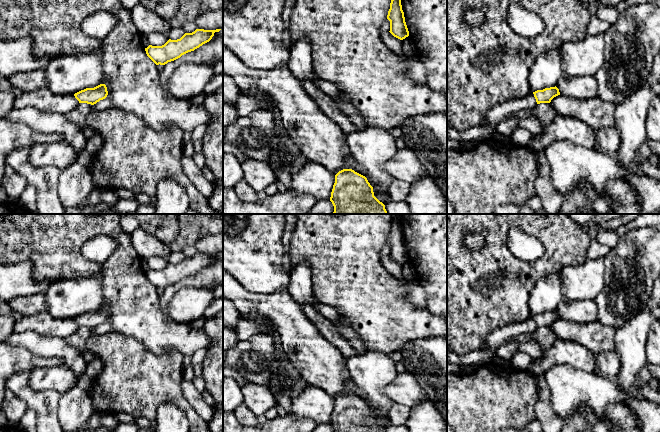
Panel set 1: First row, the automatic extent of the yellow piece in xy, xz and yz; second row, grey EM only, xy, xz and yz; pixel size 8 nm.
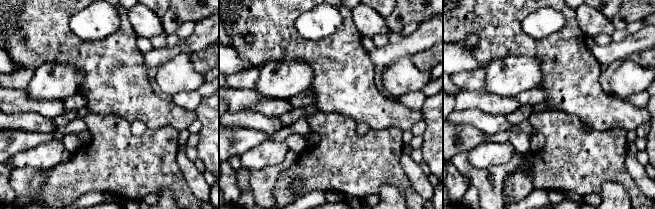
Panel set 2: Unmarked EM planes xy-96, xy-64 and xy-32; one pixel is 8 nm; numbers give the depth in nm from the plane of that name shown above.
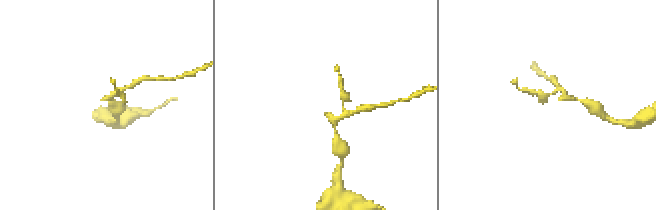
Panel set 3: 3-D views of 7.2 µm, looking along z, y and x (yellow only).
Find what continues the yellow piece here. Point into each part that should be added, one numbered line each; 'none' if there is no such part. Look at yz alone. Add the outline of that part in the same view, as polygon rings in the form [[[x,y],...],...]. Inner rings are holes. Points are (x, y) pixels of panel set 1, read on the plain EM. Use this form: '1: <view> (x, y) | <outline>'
1: yz (506, 334) | [[[533,317],[522,323],[514,323],[501,327],[487,337],[481,349],[497,352],[500,346],[512,342],[517,336],[535,333],[536,330],[537,326]]]

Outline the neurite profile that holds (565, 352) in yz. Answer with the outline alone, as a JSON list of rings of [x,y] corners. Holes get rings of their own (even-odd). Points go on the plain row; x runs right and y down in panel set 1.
[[[557,339],[551,347],[543,351],[540,358],[532,360],[528,370],[539,377],[551,367],[563,364],[592,373],[596,368],[595,357],[594,353],[581,344]]]

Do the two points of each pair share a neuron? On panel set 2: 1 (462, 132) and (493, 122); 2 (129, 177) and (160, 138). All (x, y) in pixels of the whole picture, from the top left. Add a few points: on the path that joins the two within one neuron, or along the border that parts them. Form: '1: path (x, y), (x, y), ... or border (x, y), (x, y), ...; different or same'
1: border (453, 123), (469, 124), (485, 135); different
2: path (138, 168), (155, 148); same

